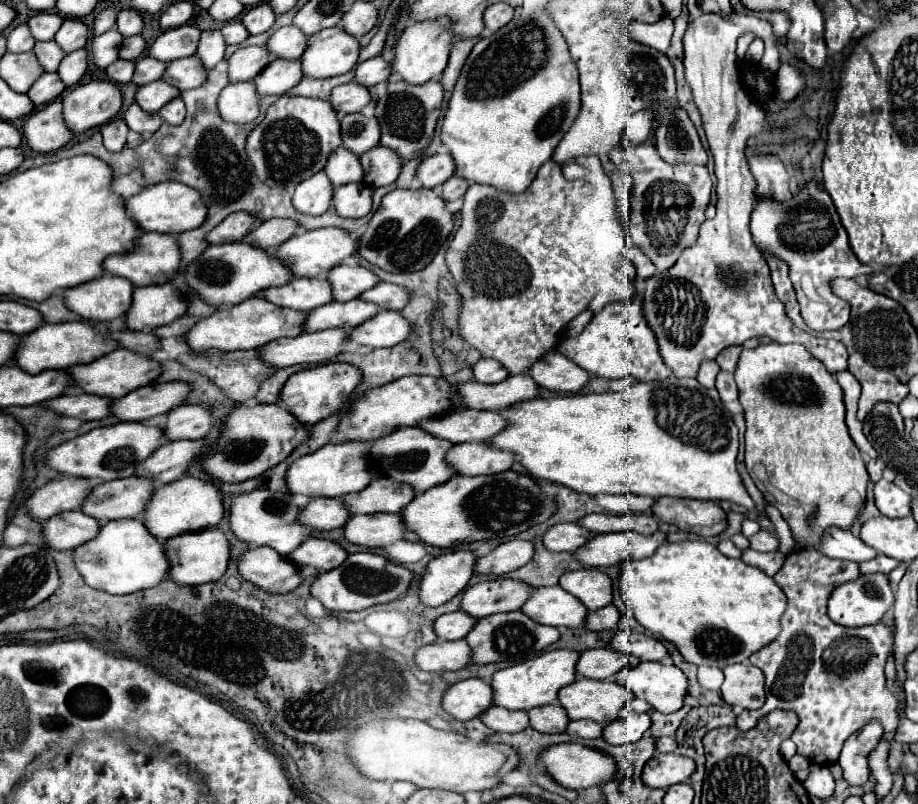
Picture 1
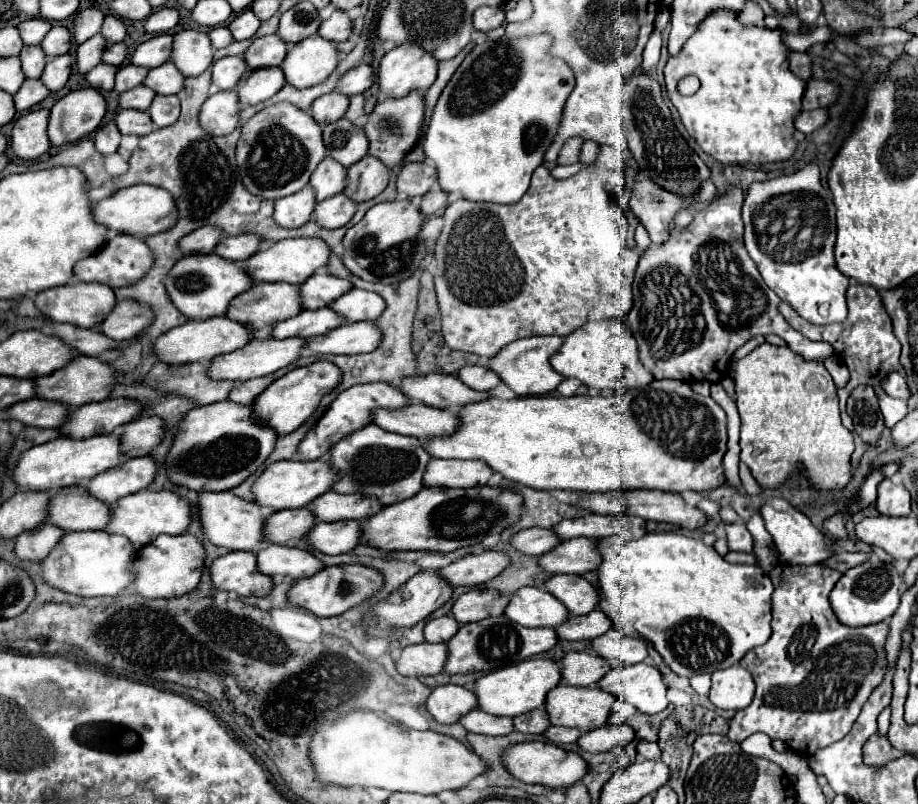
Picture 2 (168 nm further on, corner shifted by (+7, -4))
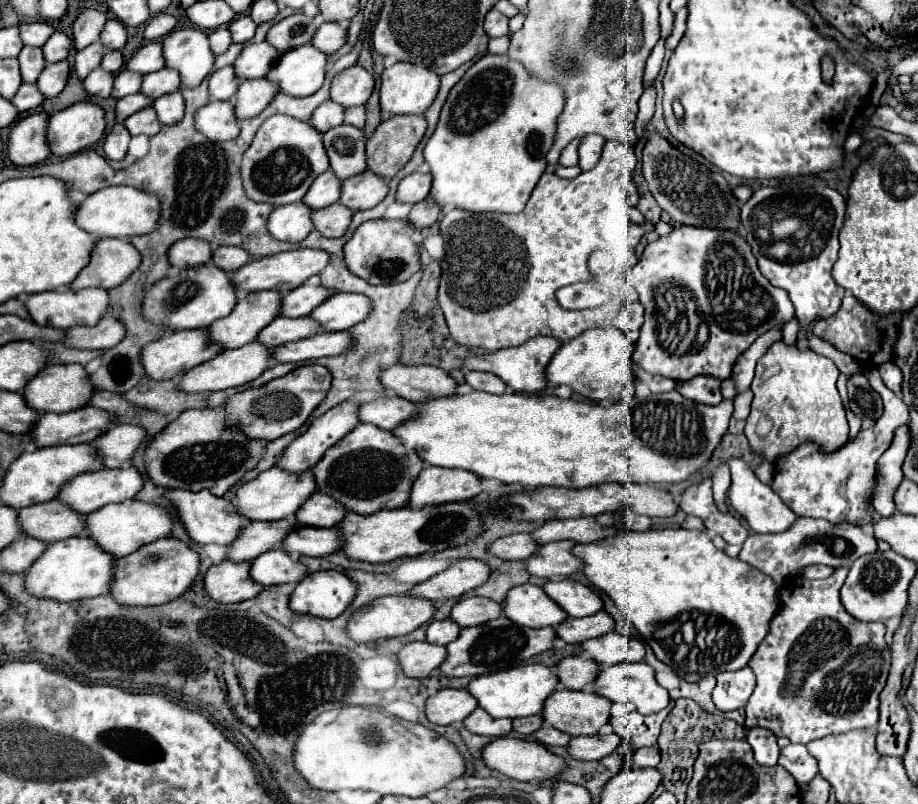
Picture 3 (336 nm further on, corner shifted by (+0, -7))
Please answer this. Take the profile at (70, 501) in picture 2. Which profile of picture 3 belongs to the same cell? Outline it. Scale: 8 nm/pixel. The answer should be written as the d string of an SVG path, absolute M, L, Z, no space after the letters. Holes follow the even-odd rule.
M53 498L37 506L27 506L19 512L21 526L27 536L45 542L57 542L85 532L85 520L63 500Z

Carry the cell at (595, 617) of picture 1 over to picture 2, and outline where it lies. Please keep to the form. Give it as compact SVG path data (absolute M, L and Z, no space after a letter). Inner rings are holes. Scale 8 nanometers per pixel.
M594 609L588 615L568 617L556 629L556 633L560 639L580 641L580 639L594 639L594 637L606 633L610 627L612 627L612 619L606 613L602 613L600 609Z

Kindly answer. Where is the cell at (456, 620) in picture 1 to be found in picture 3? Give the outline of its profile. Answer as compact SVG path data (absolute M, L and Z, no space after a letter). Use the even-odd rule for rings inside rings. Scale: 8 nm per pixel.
M447 618L447 620L433 620L427 628L427 640L431 644L439 644L439 646L447 646L449 642L453 642L459 636L459 626Z

